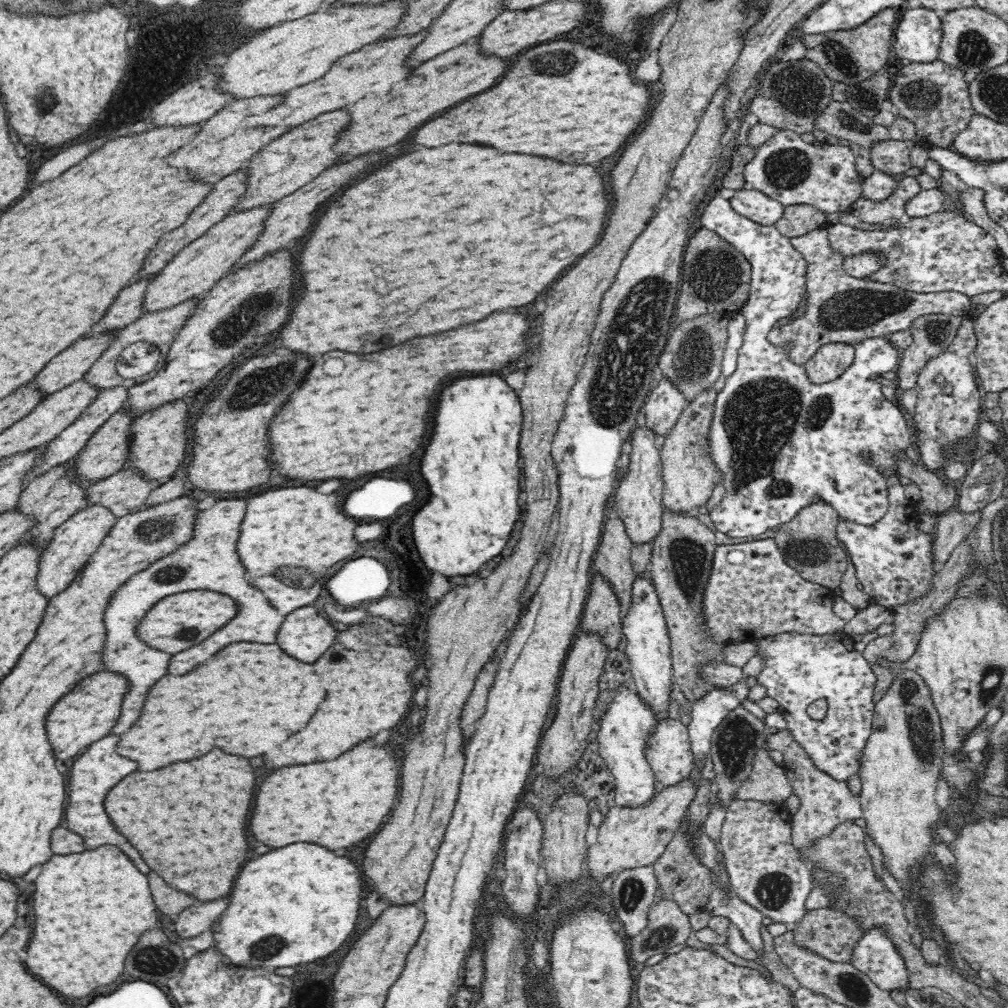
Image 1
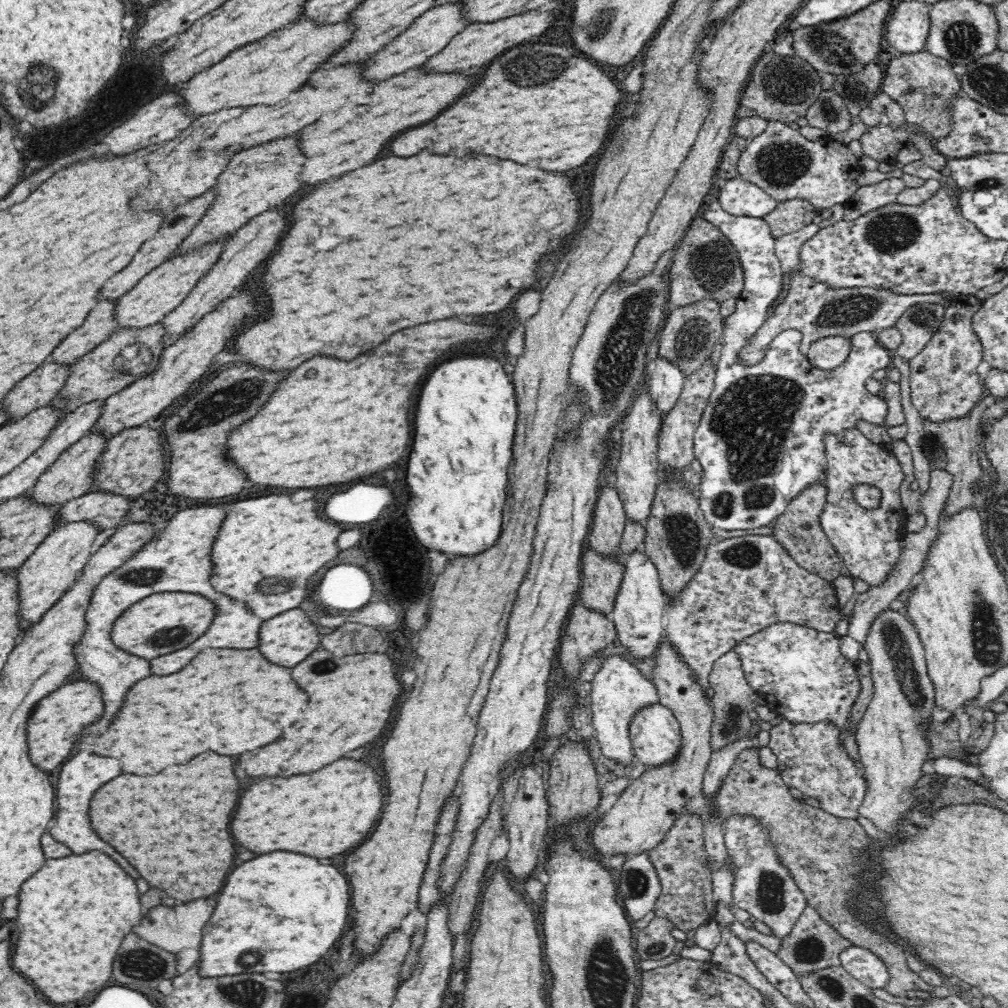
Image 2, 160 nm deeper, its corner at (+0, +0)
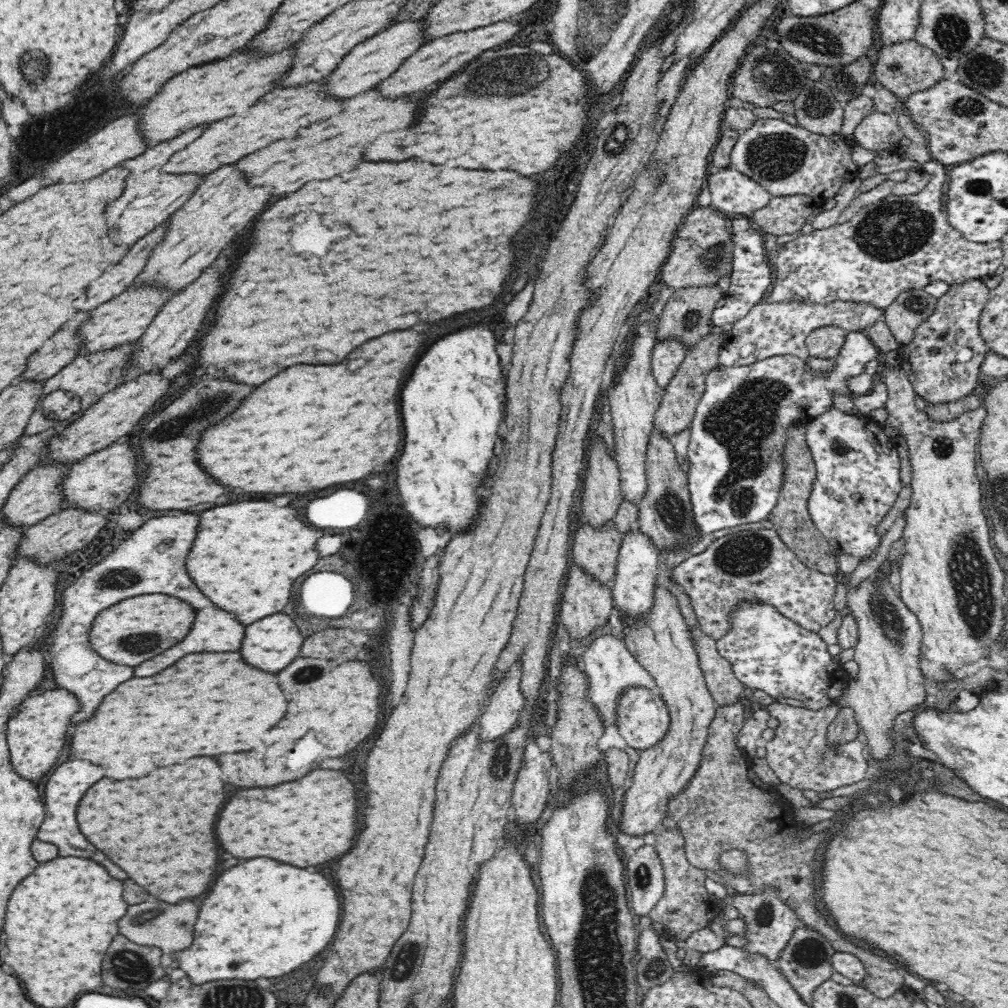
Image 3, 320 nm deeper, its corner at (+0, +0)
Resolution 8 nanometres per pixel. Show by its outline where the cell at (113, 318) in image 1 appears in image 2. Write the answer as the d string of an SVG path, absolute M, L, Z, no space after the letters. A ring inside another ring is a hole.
M102 300L98 302L86 322L76 328L72 334L68 334L56 350L50 354L50 362L58 362L60 365L72 365L82 356L94 350L97 345L108 339L116 332L116 321L114 321L114 302Z

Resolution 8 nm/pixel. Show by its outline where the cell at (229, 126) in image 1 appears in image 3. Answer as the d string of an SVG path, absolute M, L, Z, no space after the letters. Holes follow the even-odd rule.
M204 125L191 128L174 140L161 142L158 146L140 154L138 158L124 162L124 166L128 166L128 170L130 170L128 186L124 188L122 198L118 198L114 204L108 204L108 210L106 210L108 236L112 238L112 242L116 242L118 246L122 246L122 244L132 246L136 240L140 240L142 236L152 232L156 226L166 223L166 220L169 220L168 216L185 206L184 202L194 194L194 190L198 188L198 182L202 178L198 174L166 174L166 172L162 172L162 166L170 160L170 156L176 150L182 150L186 144L196 140L204 132L204 129Z

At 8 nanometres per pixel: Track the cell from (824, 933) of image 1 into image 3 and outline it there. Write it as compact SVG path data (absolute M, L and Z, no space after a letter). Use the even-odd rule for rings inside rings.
M797 927L792 938L780 953L780 958L773 964L781 971L785 979L794 987L794 991L800 995L800 999L812 1007L814 990L832 976L832 956L834 956L832 943L824 938L824 935L808 927Z

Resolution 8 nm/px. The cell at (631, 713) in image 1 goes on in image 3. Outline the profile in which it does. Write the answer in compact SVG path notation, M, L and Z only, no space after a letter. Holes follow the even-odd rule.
M602 634L595 637L583 653L583 670L590 684L590 701L600 711L605 726L615 723L616 704L623 691L629 687L644 687L650 691L657 690L656 681L652 675L636 660L636 657L627 649L626 643L615 635Z

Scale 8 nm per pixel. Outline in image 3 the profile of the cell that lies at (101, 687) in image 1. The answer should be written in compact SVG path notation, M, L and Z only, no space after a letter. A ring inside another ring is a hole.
M48 690L16 706L16 714L12 714L12 718L6 722L6 745L10 752L10 765L20 777L36 782L38 778L46 776L52 770L52 766L58 764L58 756L68 740L66 730L76 710L80 710L80 704L66 690Z

